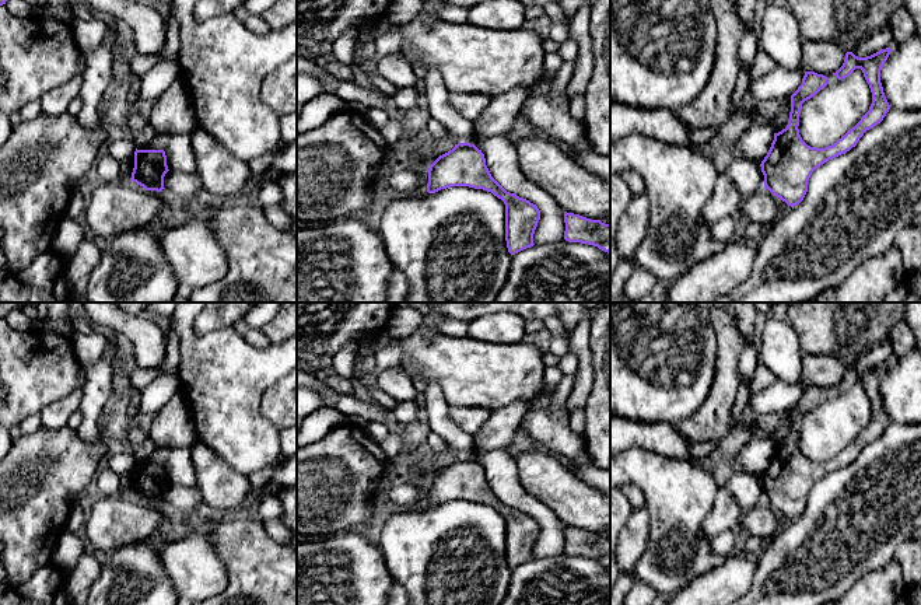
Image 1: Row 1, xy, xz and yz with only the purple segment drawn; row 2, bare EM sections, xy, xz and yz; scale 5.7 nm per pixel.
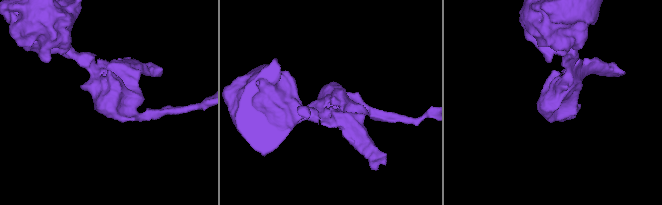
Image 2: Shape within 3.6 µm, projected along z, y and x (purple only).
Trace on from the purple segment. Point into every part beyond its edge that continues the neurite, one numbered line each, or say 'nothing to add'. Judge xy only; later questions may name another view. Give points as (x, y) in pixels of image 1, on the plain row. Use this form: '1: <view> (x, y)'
nothing to add

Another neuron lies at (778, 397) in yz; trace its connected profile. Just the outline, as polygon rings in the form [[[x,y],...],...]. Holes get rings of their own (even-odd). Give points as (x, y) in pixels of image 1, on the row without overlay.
[[[777,381],[757,394],[750,394],[747,406],[757,416],[781,413],[792,409],[802,398],[805,385],[789,385]]]

